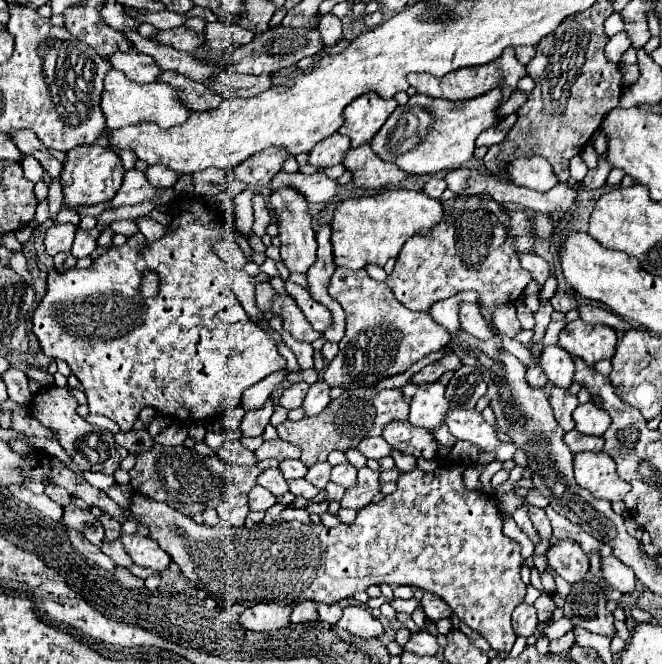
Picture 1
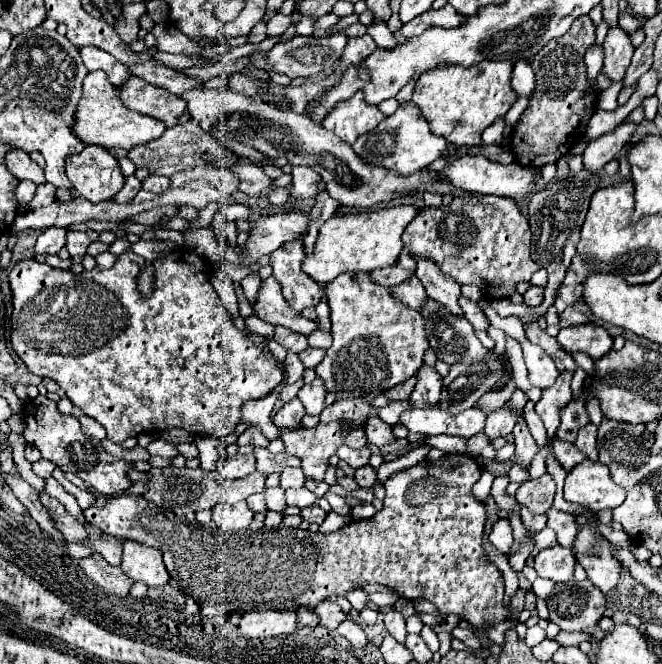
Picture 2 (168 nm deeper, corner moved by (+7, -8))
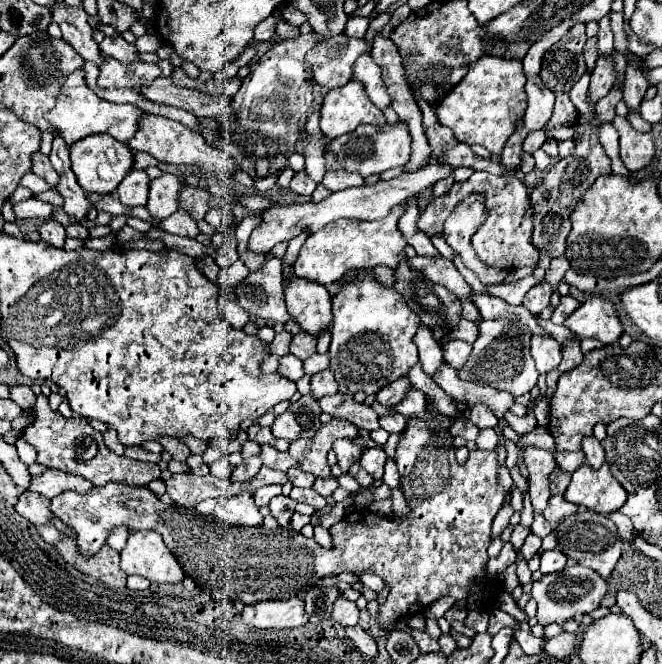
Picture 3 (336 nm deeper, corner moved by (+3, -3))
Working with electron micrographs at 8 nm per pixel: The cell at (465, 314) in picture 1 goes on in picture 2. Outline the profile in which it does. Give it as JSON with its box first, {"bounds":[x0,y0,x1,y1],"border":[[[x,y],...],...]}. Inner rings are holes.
{"bounds":[414,256,462,314],"border":[[[414,256],[418,268],[416,268],[416,276],[420,278],[420,282],[426,288],[426,294],[440,302],[444,308],[448,308],[452,314],[462,314],[460,312],[460,304],[458,304],[458,296],[460,296],[460,284],[456,284],[456,280],[452,280],[450,276],[444,276],[440,272],[440,268],[436,268],[436,264],[432,264],[432,260],[424,260],[424,256]]]}

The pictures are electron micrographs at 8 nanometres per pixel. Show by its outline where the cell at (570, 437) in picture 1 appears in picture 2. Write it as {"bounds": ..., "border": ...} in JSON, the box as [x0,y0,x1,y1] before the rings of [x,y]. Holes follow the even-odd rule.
{"bounds":[554,440,586,472],"border":[[[554,440],[554,456],[556,456],[556,460],[562,464],[562,468],[566,470],[566,472],[570,472],[576,464],[580,464],[586,456],[584,454],[580,454],[580,450],[574,446],[574,444],[570,444],[570,442],[564,442],[564,440]]]}

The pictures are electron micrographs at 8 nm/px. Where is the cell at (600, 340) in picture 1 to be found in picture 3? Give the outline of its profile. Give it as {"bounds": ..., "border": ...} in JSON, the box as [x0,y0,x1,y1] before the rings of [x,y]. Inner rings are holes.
{"bounds":[564,295,622,345],"border":[[[592,295],[588,301],[584,301],[566,321],[564,325],[578,337],[594,337],[602,341],[604,345],[612,345],[620,339],[622,327],[614,309],[614,303]]]}

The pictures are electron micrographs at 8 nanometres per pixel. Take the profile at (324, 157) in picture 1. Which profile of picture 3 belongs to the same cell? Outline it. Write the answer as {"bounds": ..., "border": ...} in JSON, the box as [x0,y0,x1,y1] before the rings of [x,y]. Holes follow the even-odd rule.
{"bounds":[290,171,316,195],"border":[[[300,171],[292,177],[290,181],[290,189],[298,195],[312,195],[312,191],[316,189],[316,183],[306,175],[306,171]]]}

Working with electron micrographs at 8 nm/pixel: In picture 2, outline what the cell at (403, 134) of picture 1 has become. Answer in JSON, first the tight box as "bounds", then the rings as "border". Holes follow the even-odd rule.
{"bounds":[352,102,446,176],"border":[[[414,102],[400,104],[400,108],[392,116],[388,116],[384,122],[380,122],[372,132],[358,136],[358,140],[352,144],[352,150],[366,164],[380,164],[382,168],[400,172],[402,176],[422,170],[436,158],[440,158],[444,148],[446,148],[446,140],[442,136],[434,136],[430,132],[426,118],[422,116],[420,108],[416,108]]]}

